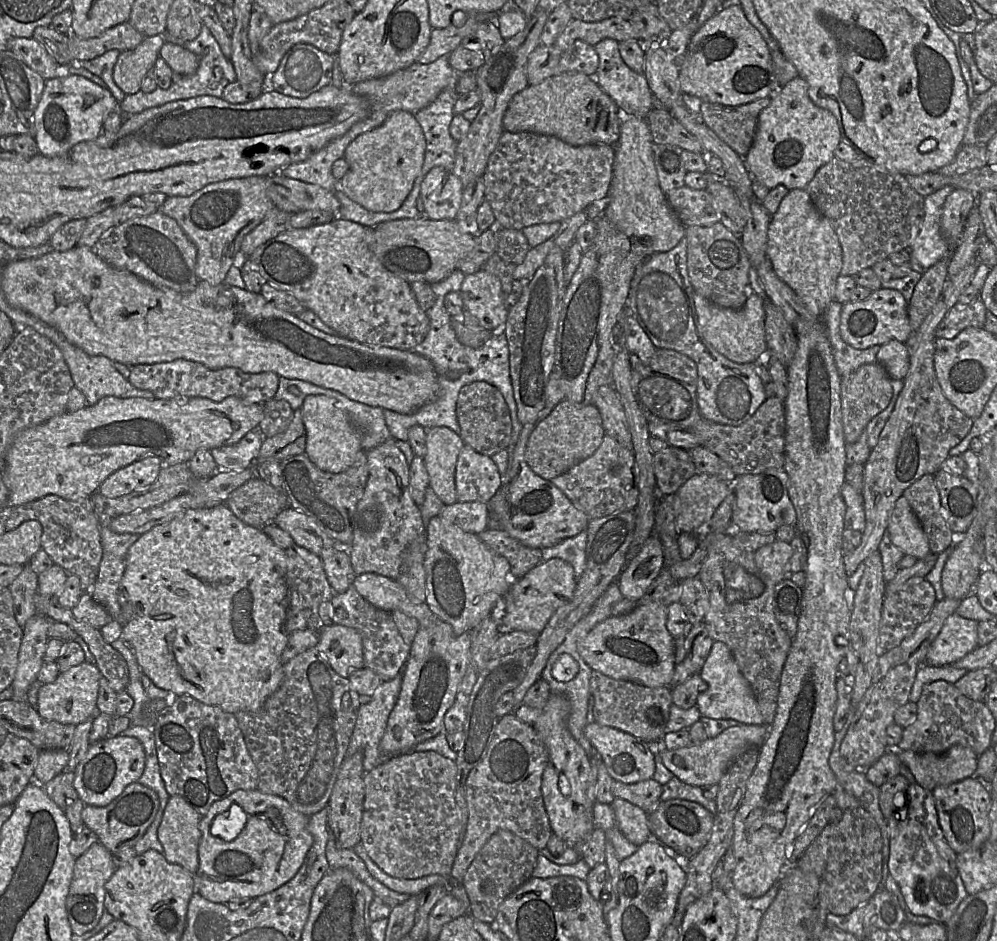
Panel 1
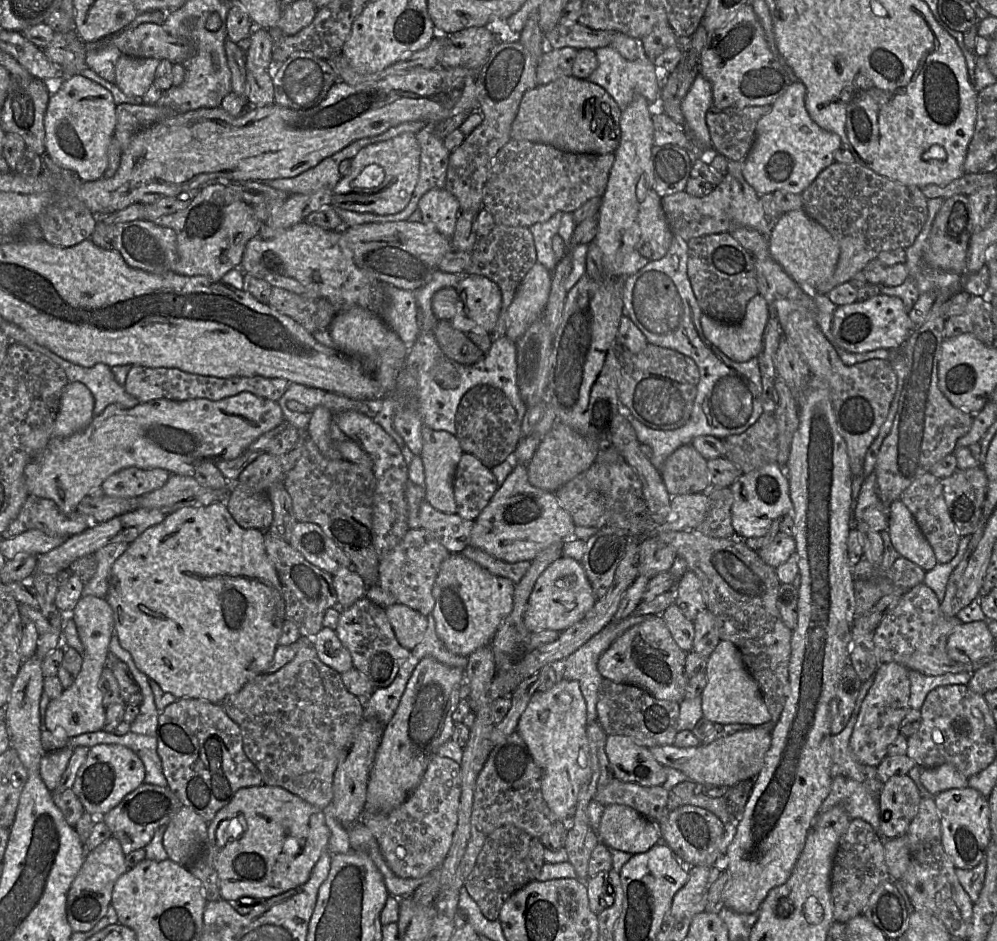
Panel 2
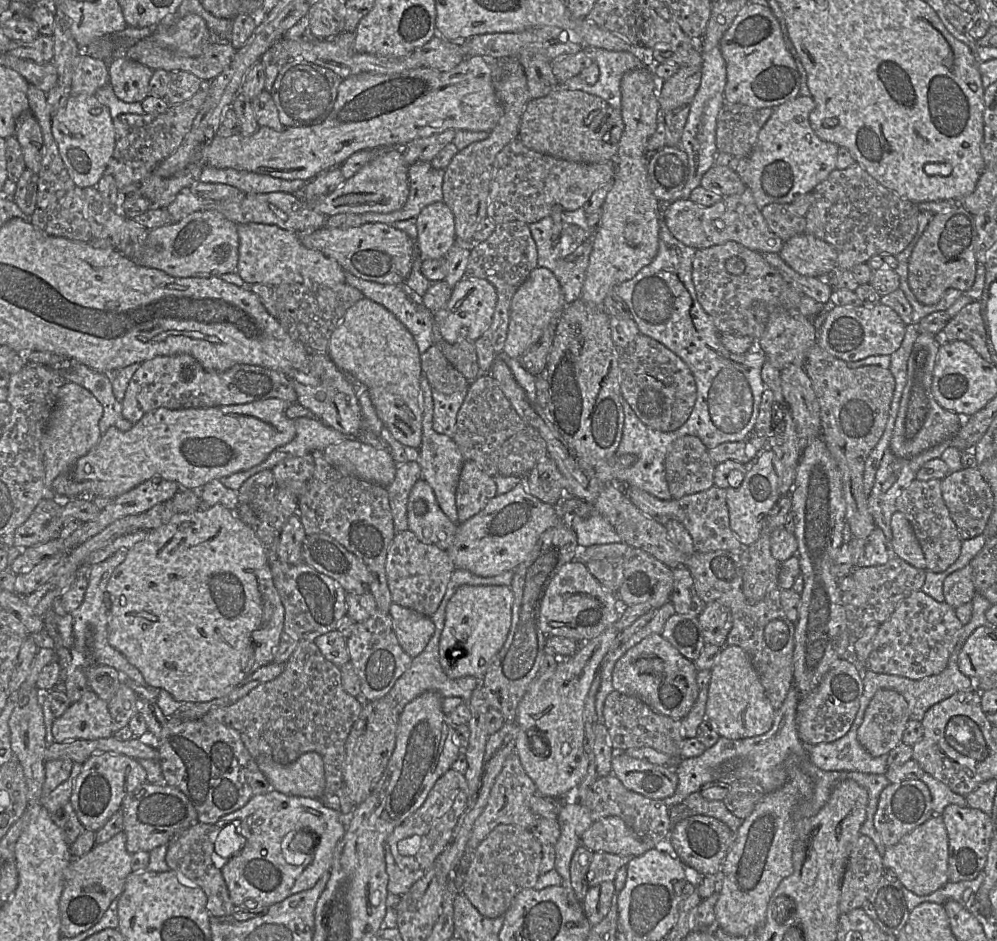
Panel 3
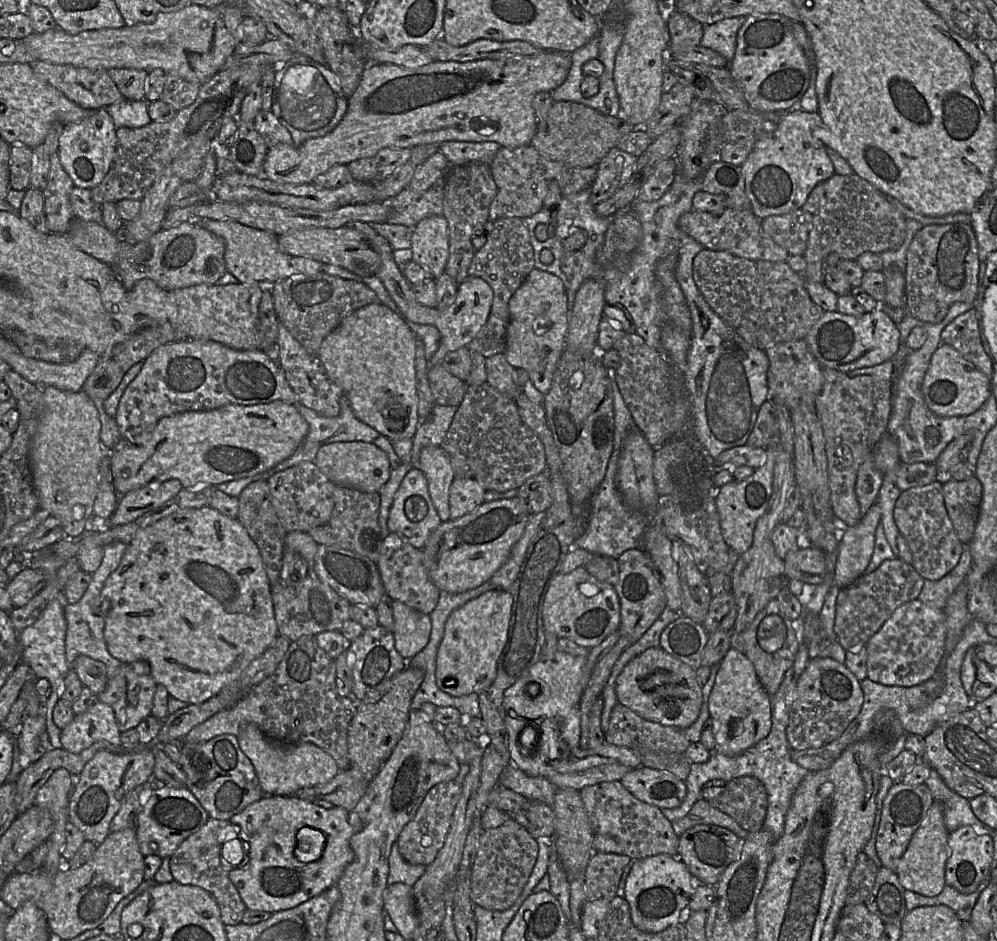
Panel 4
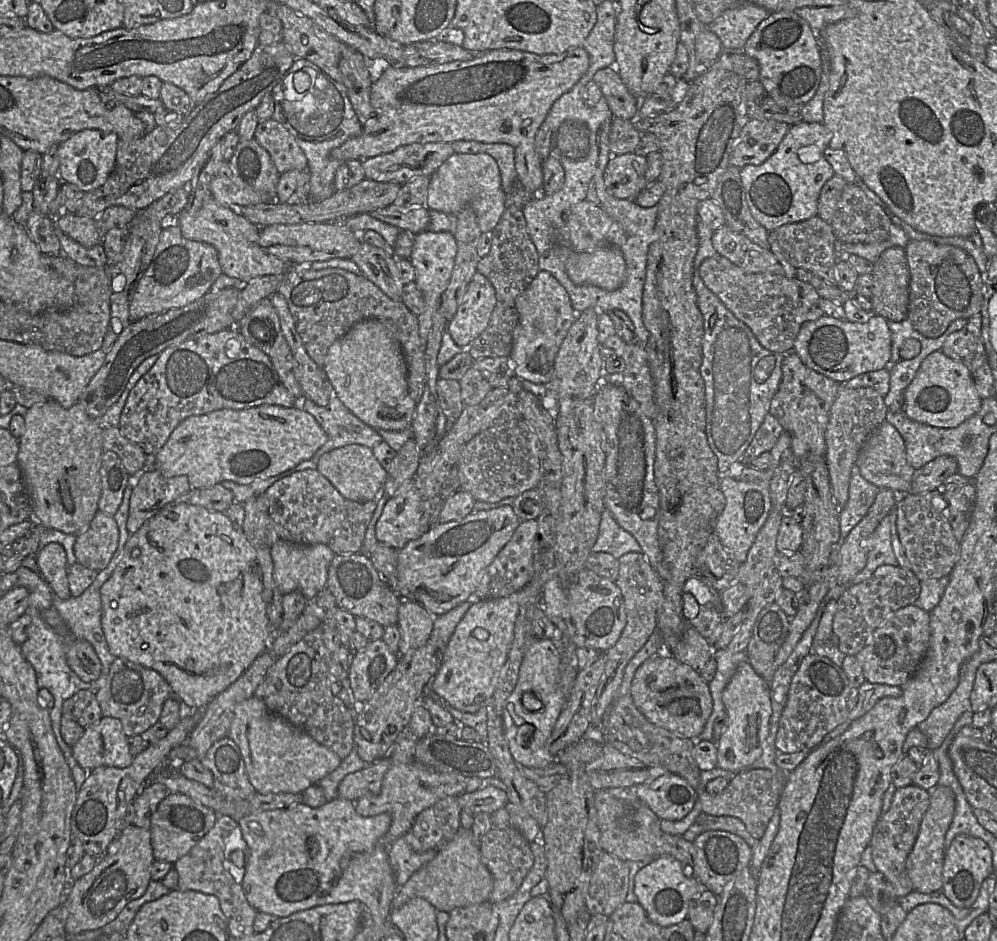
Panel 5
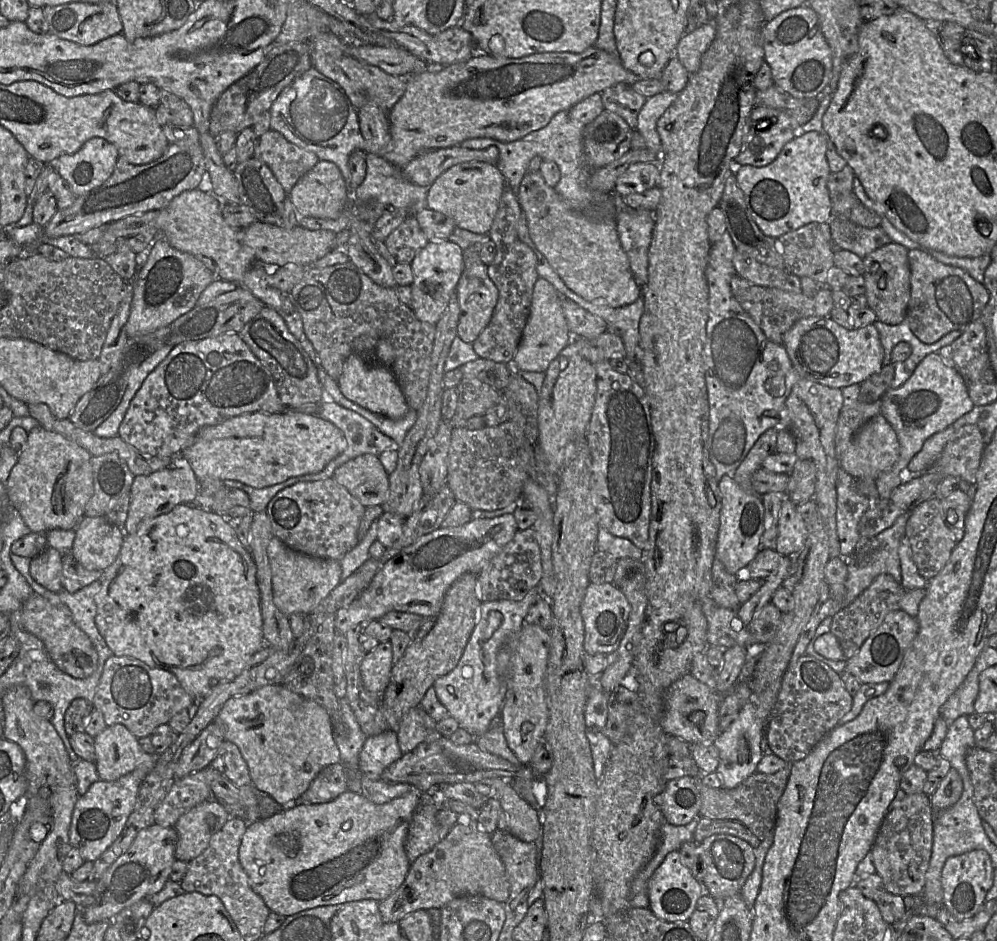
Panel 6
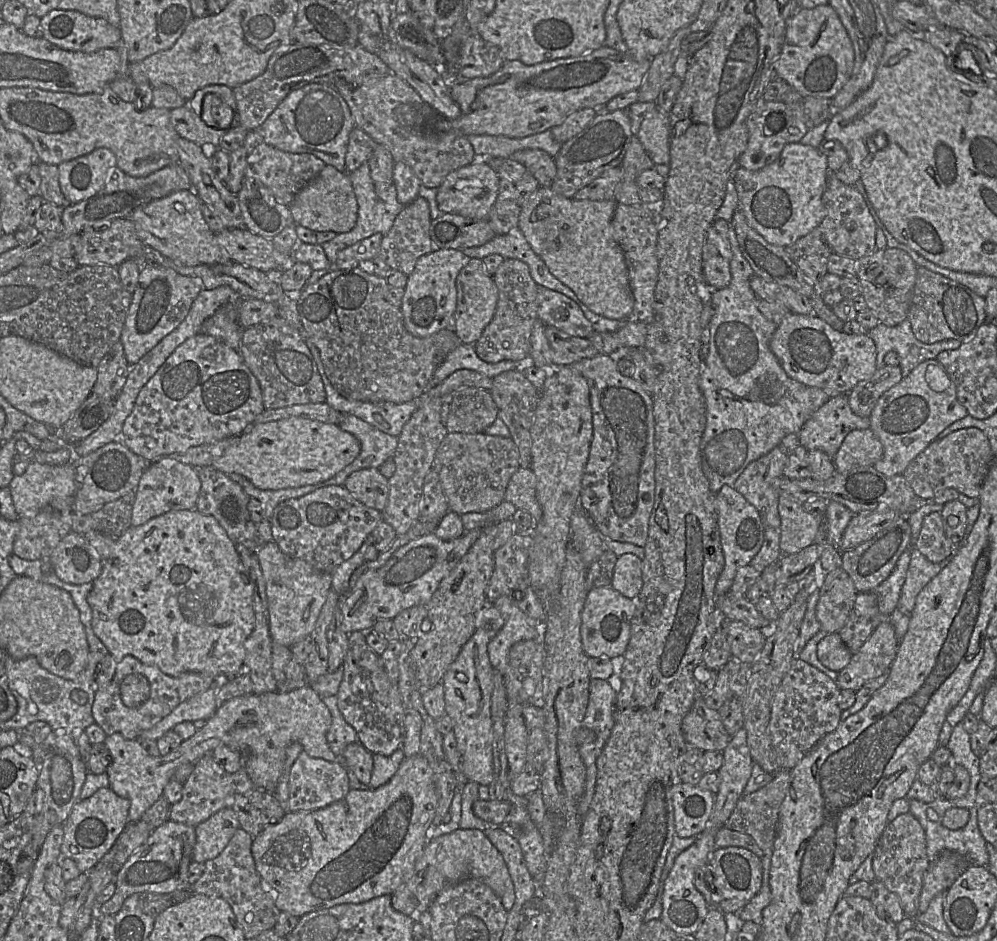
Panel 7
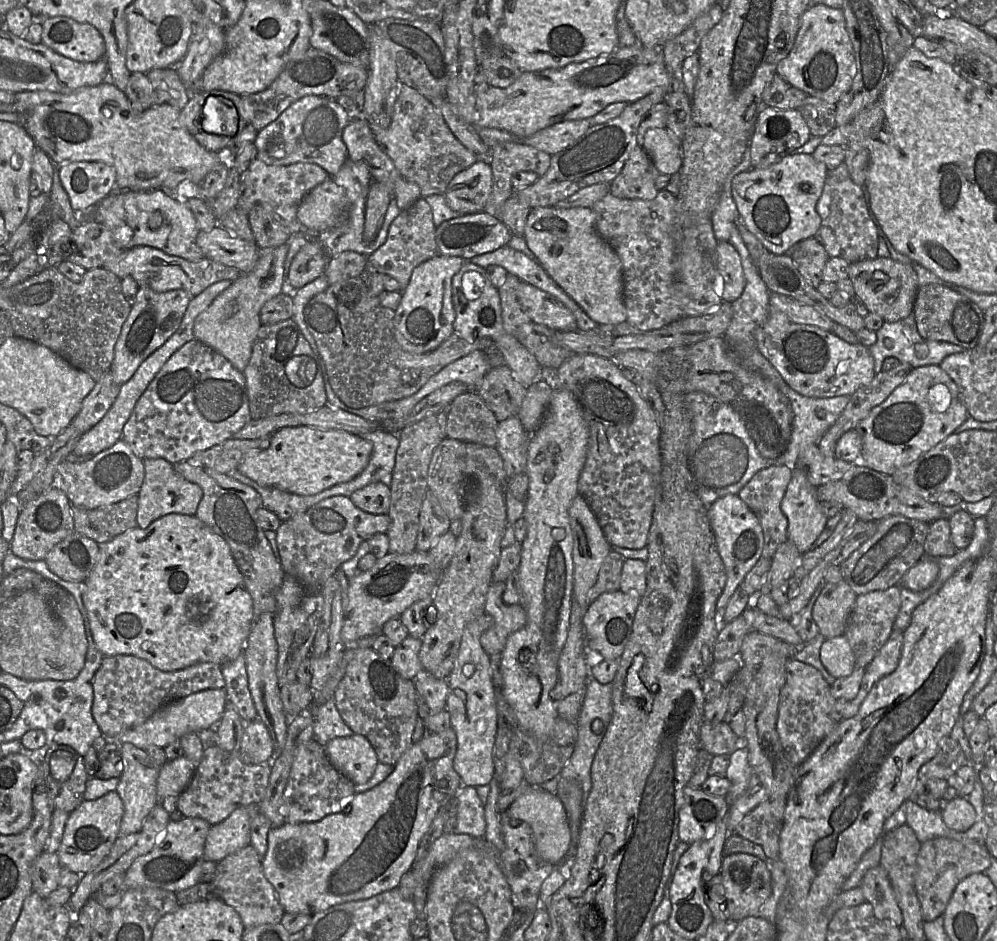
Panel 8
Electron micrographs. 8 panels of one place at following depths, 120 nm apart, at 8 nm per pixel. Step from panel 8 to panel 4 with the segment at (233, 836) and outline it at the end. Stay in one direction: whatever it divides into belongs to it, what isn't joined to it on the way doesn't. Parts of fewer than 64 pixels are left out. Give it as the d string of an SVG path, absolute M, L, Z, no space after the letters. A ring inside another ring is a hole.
M161 785L146 800L137 818L136 836L140 852L145 856L170 858L178 846L200 830L209 816L188 788Z

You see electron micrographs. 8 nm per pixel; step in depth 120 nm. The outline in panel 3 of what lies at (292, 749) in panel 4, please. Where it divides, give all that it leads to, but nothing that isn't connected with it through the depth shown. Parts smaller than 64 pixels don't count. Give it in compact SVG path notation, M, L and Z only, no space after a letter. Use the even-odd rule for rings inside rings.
M306 752L288 764L277 763L271 757L258 757L254 760L273 790L289 796L322 799L325 788L325 775L323 760L318 753Z

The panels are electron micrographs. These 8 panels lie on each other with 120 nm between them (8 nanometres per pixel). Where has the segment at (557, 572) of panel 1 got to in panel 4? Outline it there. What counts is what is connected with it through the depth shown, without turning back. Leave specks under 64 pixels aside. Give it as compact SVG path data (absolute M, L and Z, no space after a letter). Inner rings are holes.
M585 566L558 573L550 582L542 608L545 631L592 648L620 626L620 601L614 586L598 580Z

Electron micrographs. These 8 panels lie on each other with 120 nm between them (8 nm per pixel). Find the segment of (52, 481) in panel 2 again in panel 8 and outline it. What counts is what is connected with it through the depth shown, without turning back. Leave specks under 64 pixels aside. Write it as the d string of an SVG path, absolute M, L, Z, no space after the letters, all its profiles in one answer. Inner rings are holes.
M311 426L283 427L271 435L267 449L247 456L237 471L262 486L314 495L358 476L367 467L372 451L370 441L347 431Z

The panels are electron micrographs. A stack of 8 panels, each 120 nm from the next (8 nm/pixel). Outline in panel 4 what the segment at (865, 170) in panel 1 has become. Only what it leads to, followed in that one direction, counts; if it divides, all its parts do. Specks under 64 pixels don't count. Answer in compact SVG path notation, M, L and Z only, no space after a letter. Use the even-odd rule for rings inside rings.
M855 173L845 176L834 174L823 183L825 190L823 204L813 215L812 228L804 253L807 262L803 274L805 280L824 282L825 262L830 253L838 254L840 260L856 260L866 252L880 254L884 251L896 250L901 246L906 236L906 218L888 202L886 195Z

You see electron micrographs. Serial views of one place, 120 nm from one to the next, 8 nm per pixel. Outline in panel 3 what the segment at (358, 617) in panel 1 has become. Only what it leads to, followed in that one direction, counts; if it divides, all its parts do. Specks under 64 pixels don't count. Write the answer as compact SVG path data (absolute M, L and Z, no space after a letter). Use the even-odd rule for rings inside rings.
M378 609L367 620L354 624L352 634L346 639L346 645L350 662L360 679L361 694L367 700L385 696L413 659L399 645L389 613Z

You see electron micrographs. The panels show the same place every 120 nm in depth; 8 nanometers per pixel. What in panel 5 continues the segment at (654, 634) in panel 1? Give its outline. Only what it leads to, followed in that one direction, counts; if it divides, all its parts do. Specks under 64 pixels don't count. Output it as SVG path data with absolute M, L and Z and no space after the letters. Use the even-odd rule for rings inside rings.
M672 656L648 658L636 670L629 693L635 706L650 722L692 740L703 732L713 708L708 683L699 672Z

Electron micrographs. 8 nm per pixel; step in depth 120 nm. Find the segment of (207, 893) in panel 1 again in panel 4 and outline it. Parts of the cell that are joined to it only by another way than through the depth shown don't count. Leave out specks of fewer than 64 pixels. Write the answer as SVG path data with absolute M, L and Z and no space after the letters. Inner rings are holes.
M264 795L261 799L247 806L243 811L233 815L229 822L240 827L239 840L247 846L247 859L240 867L229 870L229 879L237 889L239 896L248 910L275 913L294 908L307 900L318 896L330 887L336 886L345 868L352 862L354 852L349 841L359 831L349 823L349 812L341 807L322 808L312 802L296 796ZM302 827L319 830L323 835L324 844L318 847L312 858L302 862L295 857L296 832Z

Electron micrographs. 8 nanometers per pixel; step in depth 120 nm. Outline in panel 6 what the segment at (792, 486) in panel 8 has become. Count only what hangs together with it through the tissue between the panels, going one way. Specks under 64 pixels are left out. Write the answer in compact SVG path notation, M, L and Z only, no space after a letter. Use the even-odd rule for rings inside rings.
M787 497L782 503L778 521L775 550L787 557L795 557L802 550L807 537L806 523L796 507Z

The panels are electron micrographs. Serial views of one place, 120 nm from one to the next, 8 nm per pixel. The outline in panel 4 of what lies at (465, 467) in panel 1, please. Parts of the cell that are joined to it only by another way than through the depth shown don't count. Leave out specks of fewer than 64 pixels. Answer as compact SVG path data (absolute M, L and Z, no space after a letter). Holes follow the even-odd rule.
M474 478L454 479L449 491L450 519L474 511L484 502L484 488Z

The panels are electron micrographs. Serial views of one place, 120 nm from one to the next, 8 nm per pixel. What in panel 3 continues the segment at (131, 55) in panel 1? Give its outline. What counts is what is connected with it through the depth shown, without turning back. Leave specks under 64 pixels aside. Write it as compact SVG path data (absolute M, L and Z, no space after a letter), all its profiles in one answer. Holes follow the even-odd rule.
M125 56L108 62L110 81L116 96L127 103L142 102L149 96L149 83L154 70Z

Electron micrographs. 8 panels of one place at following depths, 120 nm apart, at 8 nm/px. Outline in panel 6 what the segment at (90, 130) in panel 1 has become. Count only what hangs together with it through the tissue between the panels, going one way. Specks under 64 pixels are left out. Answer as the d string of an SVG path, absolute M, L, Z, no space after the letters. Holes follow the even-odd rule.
M93 137L74 154L58 157L53 166L69 183L73 194L79 197L108 180L118 158L118 150L112 143Z

